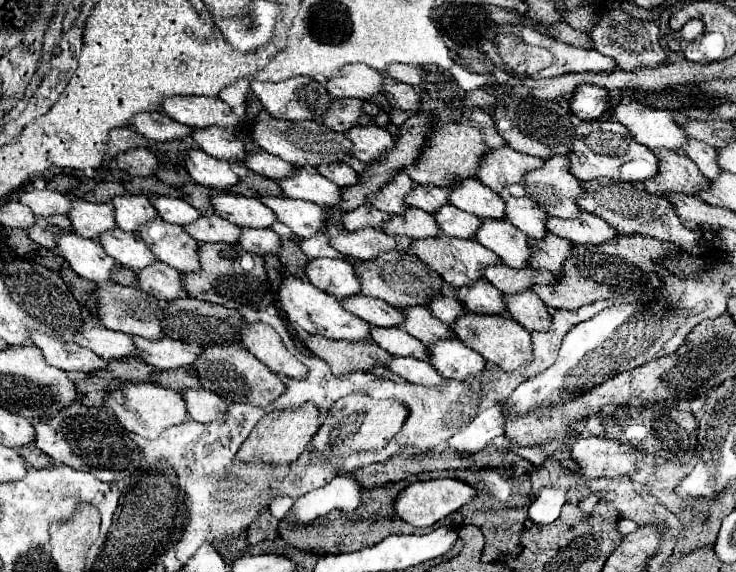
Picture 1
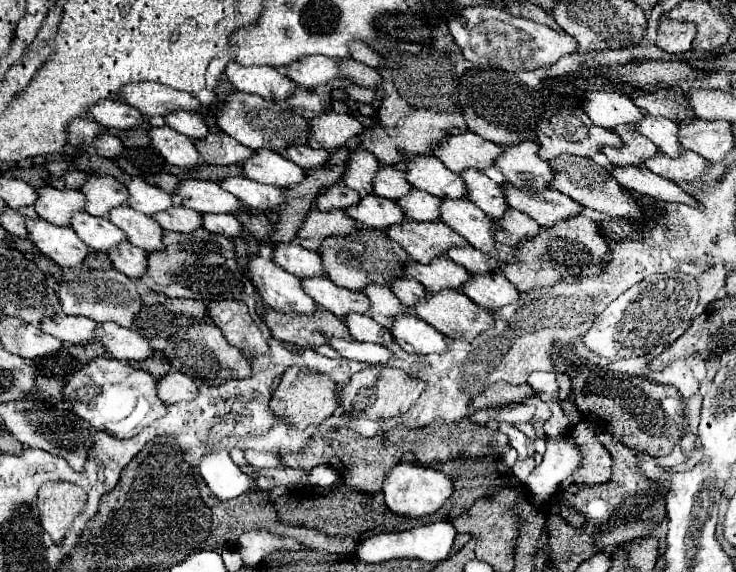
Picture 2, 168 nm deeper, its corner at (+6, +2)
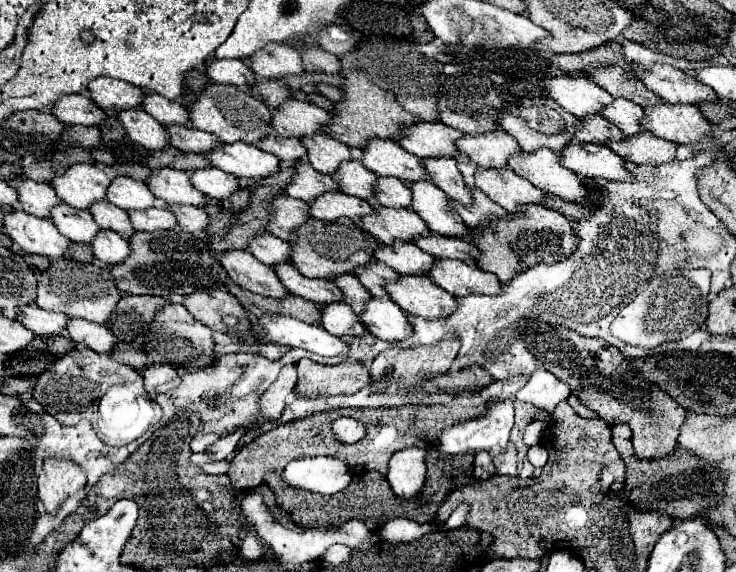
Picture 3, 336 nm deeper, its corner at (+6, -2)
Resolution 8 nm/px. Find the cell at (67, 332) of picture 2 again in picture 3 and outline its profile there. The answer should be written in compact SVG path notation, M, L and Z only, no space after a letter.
M29 305L19 309L17 321L33 329L33 333L37 333L39 337L53 337L53 335L65 335L71 319L65 313L53 313L39 309L37 305Z

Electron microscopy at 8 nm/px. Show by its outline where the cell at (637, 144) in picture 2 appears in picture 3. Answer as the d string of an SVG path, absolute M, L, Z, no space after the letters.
M589 117L581 119L581 129L575 133L575 139L581 143L593 143L593 145L607 145L609 141L623 141L625 135L621 129L611 125L605 117Z

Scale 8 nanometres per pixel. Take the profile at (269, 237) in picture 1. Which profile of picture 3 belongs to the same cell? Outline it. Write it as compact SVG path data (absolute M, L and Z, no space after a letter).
M169 205L167 209L173 209L181 231L189 231L189 233L205 231L205 227L209 225L209 215L205 213L205 209L197 209L189 205L177 205L177 207Z

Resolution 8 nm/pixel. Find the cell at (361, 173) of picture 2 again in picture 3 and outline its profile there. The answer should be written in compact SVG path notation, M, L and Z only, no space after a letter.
M317 133L313 137L307 137L301 143L307 149L309 163L313 165L313 169L317 169L323 175L333 175L343 161L353 159L351 149L345 143L333 139L325 133Z

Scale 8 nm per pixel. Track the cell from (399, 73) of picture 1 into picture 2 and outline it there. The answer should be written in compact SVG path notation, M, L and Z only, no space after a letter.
M353 41L353 45L349 47L349 53L353 55L353 59L369 65L369 67L377 67L381 65L381 55L377 55L373 49L369 49L367 45L359 43L359 41Z

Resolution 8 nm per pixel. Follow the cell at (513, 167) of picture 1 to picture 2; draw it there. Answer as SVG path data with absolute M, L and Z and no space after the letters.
M465 131L459 135L449 135L433 145L431 155L443 161L447 169L453 173L461 173L463 169L485 169L487 165L495 165L495 157L501 153L501 149L481 139L477 133Z

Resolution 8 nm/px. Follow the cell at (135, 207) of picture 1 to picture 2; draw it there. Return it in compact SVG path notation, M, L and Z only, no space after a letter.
M91 175L83 187L81 193L85 193L85 211L97 217L105 217L109 215L109 209L115 205L123 205L127 203L127 189L121 181L117 181L111 175Z

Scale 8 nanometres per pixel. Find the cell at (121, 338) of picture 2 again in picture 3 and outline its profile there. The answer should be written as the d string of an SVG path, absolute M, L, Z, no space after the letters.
M71 319L67 331L75 343L83 343L95 353L113 353L119 343L109 327L85 319Z

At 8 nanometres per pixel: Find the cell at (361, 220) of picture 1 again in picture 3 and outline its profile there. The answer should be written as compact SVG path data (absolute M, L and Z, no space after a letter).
M305 161L297 163L297 177L289 183L289 189L285 189L287 195L301 199L305 203L315 201L323 193L331 193L331 191L339 191L339 185L333 181L333 177L325 177L317 173Z

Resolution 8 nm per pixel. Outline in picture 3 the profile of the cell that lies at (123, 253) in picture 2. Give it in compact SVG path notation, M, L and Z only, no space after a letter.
M103 229L95 239L93 239L93 253L103 265L121 265L129 253L131 245L125 241L119 233L113 233L109 229Z

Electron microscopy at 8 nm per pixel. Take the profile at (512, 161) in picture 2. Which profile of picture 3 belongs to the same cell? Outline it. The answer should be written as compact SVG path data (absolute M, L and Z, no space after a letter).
M505 131L485 135L465 135L457 141L459 151L485 169L507 169L509 157L523 153L519 143Z

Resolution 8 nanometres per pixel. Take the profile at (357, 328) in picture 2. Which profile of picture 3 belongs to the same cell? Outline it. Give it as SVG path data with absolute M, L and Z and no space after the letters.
M337 303L337 305L325 305L321 307L323 315L323 327L335 335L335 337L361 337L369 335L365 325L359 321L359 317L349 309L347 303Z

